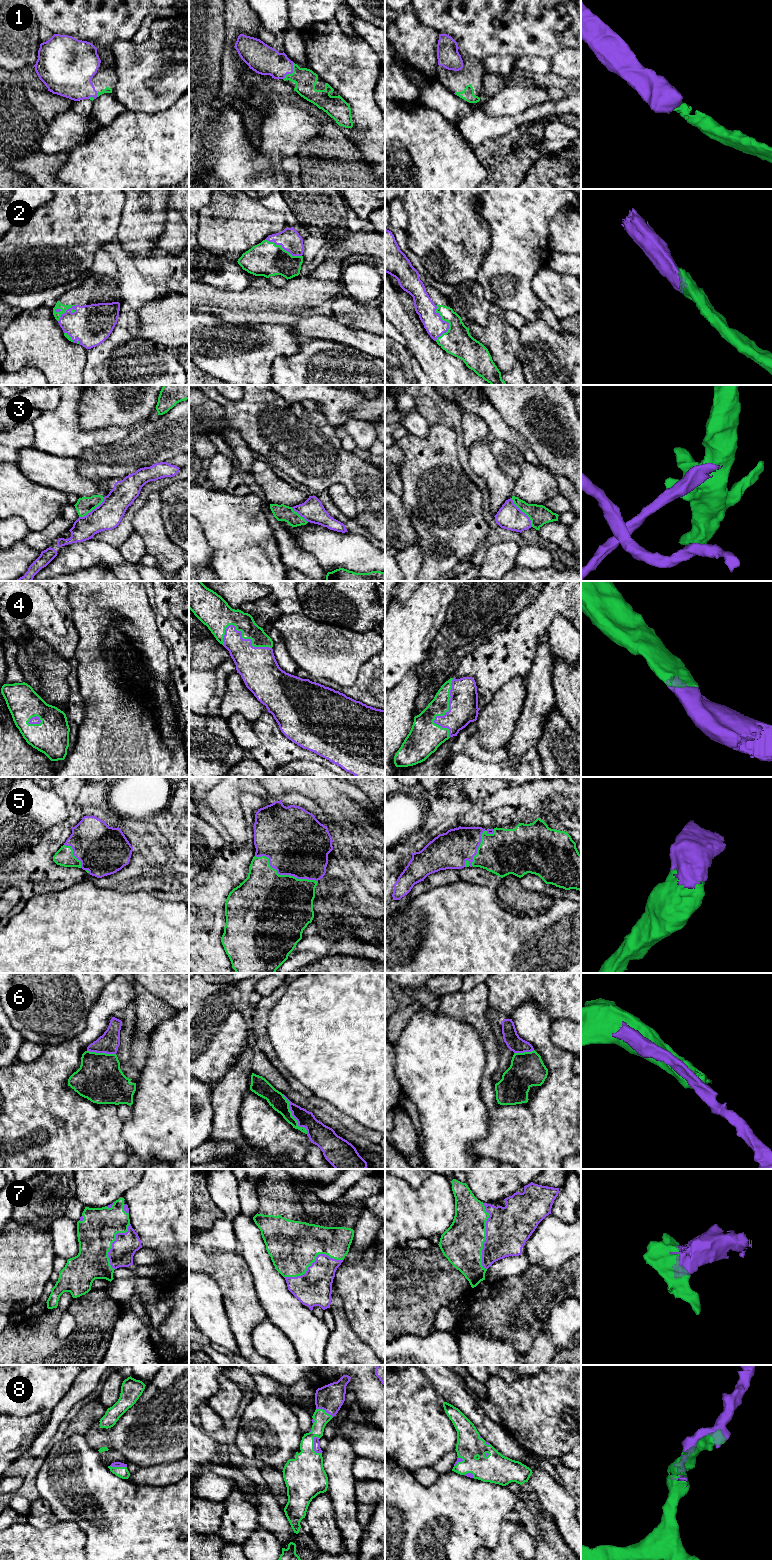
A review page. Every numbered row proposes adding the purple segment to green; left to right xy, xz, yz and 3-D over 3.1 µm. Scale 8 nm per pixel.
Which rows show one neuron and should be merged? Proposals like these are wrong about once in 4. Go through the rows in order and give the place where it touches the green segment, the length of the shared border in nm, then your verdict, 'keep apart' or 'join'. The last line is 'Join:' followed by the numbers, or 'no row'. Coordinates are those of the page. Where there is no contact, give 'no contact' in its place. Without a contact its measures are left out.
1: meets green in xz at (292, 73); contact 160 nm long; join
2: meets green in yz at (447, 321); contact 280 nm long; join
3: meets green in yz at (523, 511); contact 280 nm long; keep apart
4: meets green in xz at (247, 638); contact 420 nm long; join
5: meets green in xz at (283, 875); contact 550 nm long; join
6: meets green in xz at (292, 1116); contact 400 nm long; keep apart
7: meets green in yz at (485, 1236); contact 550 nm long; join
8: meets green in xz at (313, 1446); contact 160 nm long; join
Join: 1, 2, 4, 5, 7, 8

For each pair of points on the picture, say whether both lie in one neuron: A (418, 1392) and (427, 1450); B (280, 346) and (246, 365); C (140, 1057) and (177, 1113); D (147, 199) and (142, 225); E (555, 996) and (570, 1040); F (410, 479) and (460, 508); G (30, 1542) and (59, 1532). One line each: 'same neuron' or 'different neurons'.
A: same neuron
B: same neuron
C: different neurons
D: same neuron
E: different neurons
F: same neuron
G: same neuron

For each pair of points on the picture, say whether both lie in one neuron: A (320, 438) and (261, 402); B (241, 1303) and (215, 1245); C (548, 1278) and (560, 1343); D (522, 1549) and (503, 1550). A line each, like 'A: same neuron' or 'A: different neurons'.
A: same neuron
B: different neurons
C: different neurons
D: different neurons

